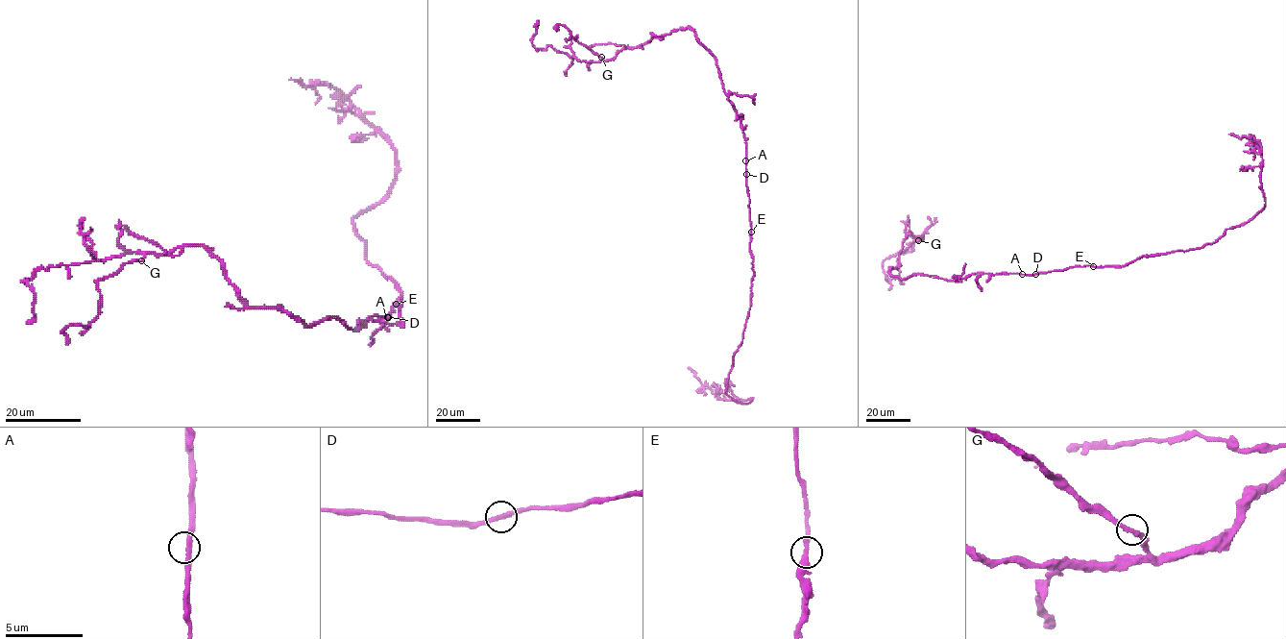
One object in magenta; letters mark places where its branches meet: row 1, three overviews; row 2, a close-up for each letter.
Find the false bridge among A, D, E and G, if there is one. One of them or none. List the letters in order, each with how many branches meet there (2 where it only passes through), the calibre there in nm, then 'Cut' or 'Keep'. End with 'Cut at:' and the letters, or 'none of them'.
A: Branches: 2. Thickness 260 nm. Keep
D: Branches: 2. Thickness 280 nm. Keep
E: Branches: 2. Thickness 280 nm. Keep
G: Branches: 2. Thickness 280 nm. Keep
Cut at: none of them

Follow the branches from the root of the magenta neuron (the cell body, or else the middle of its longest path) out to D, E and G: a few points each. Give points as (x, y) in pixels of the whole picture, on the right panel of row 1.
D: (1022, 275), (1036, 274)
E: (1022, 275), (1093, 266)
G: (1022, 275), (975, 273), (958, 282), (893, 276), (889, 271), (900, 264), (906, 235), (921, 235), (918, 240)

